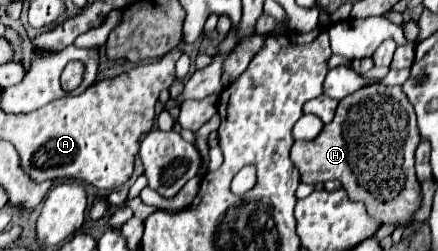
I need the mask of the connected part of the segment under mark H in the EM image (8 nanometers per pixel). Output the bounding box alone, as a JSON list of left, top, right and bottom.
[291,85,421,223]

